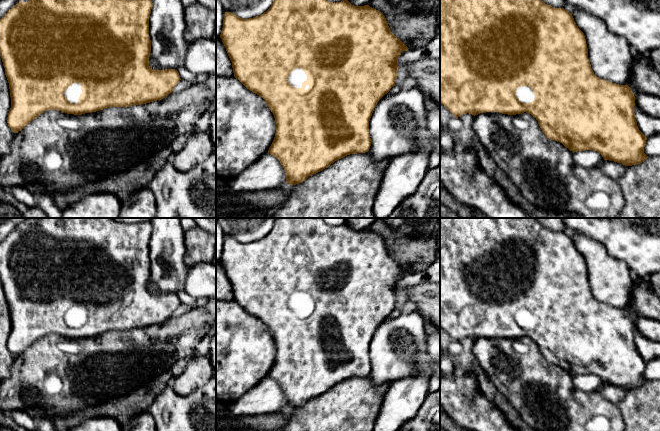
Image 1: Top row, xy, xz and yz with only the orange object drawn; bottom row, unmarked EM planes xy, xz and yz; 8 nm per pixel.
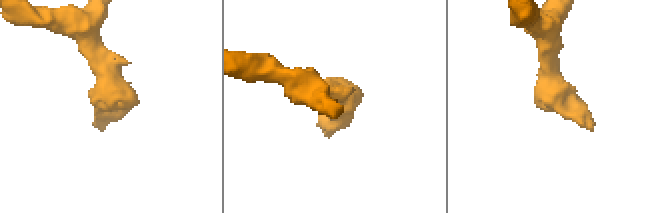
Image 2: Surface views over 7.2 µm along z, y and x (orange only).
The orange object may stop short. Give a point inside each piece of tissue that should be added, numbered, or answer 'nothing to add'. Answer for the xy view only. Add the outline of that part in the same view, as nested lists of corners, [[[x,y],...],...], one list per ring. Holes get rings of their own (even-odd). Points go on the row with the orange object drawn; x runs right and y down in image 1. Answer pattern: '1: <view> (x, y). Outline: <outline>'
1: xy (72, 93). Outline: [[[76,82],[66,89],[64,95],[69,102],[76,104],[81,93],[82,93],[81,85]]]

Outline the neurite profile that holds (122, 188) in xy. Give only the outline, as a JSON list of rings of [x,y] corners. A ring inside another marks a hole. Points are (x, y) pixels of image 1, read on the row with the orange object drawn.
[[[148,160],[135,166],[131,172],[118,172],[112,176],[72,188],[69,191],[58,192],[53,197],[55,204],[62,211],[83,197],[94,193],[113,194],[123,202],[136,191],[147,188],[155,174],[156,171],[152,168],[151,161]]]

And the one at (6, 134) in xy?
[[[0,56],[0,157],[11,151],[11,141],[15,133],[7,123],[7,117],[11,108],[10,89],[2,58]]]

